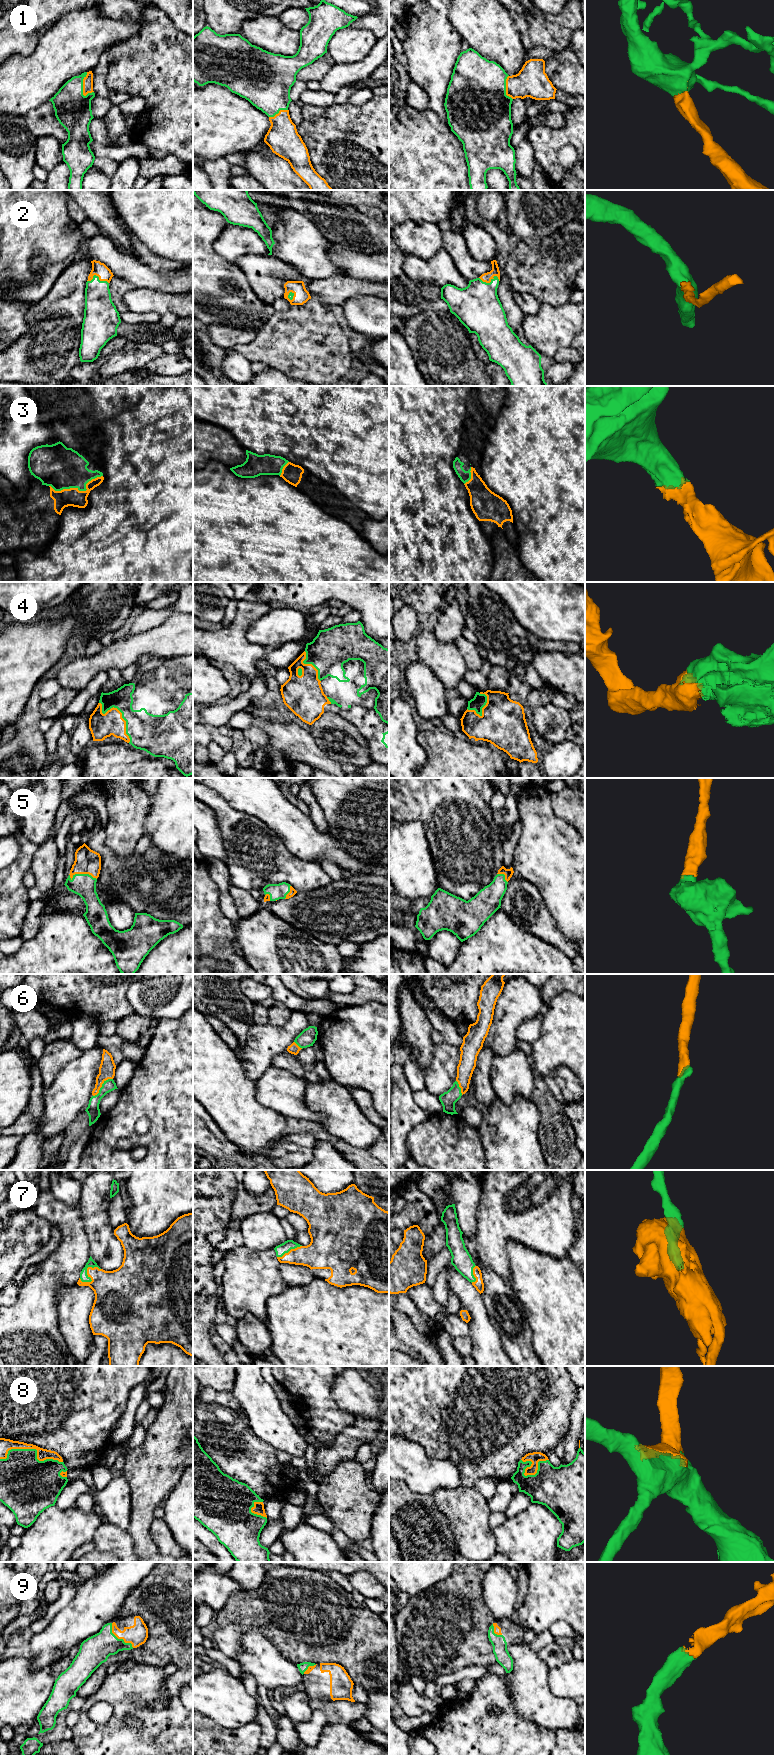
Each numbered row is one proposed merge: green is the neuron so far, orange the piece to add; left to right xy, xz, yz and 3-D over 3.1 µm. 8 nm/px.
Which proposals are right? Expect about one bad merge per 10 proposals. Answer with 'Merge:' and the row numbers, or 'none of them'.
Merge: 1, 2, 3, 4, 5, 6, 7, 8, 9

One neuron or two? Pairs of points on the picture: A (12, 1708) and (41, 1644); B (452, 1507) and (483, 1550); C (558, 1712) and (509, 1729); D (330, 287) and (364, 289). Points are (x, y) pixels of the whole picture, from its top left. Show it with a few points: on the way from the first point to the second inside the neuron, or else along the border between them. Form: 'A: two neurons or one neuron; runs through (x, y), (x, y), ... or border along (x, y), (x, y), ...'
A: two neurons; border along (28, 1656), (33, 1669), (45, 1667), (51, 1662)
B: one neuron; runs through (463, 1518), (470, 1525), (475, 1539)
C: two neurons; border along (513, 1707), (519, 1716), (553, 1731)
D: one neuron; runs through (338, 287), (356, 287)

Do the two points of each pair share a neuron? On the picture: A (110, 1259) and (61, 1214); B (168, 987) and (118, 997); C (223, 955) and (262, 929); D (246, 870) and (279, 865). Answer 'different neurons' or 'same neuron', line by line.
A: different neurons
B: different neurons
C: different neurons
D: same neuron

